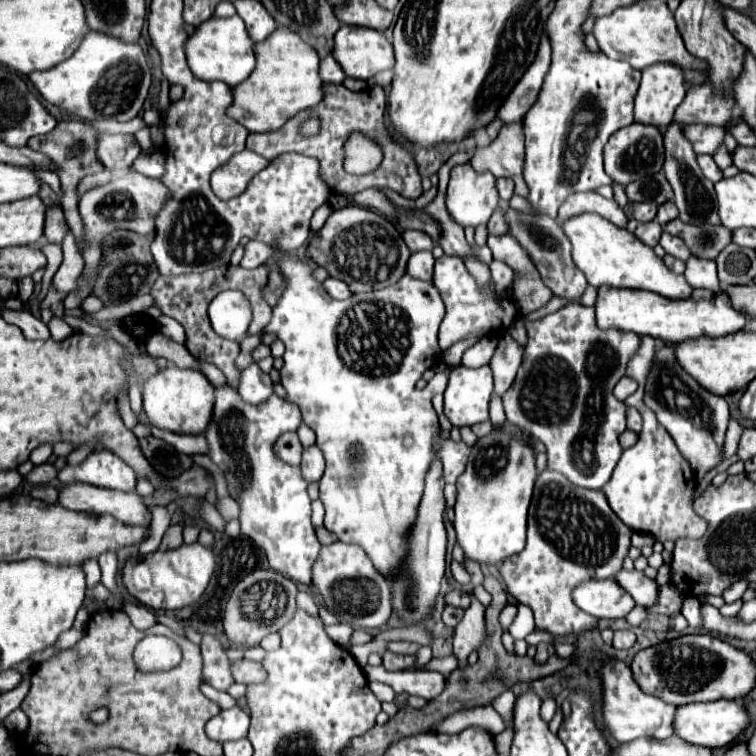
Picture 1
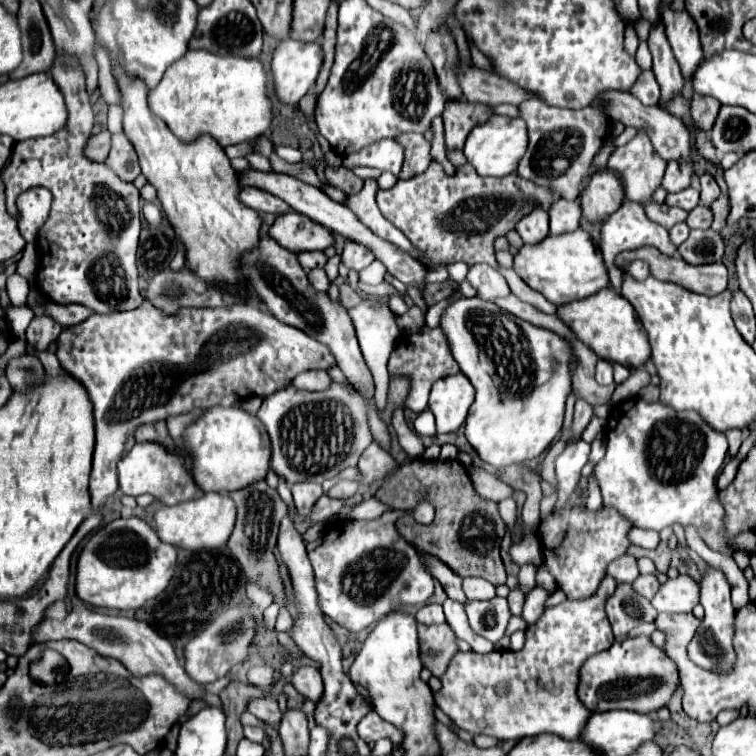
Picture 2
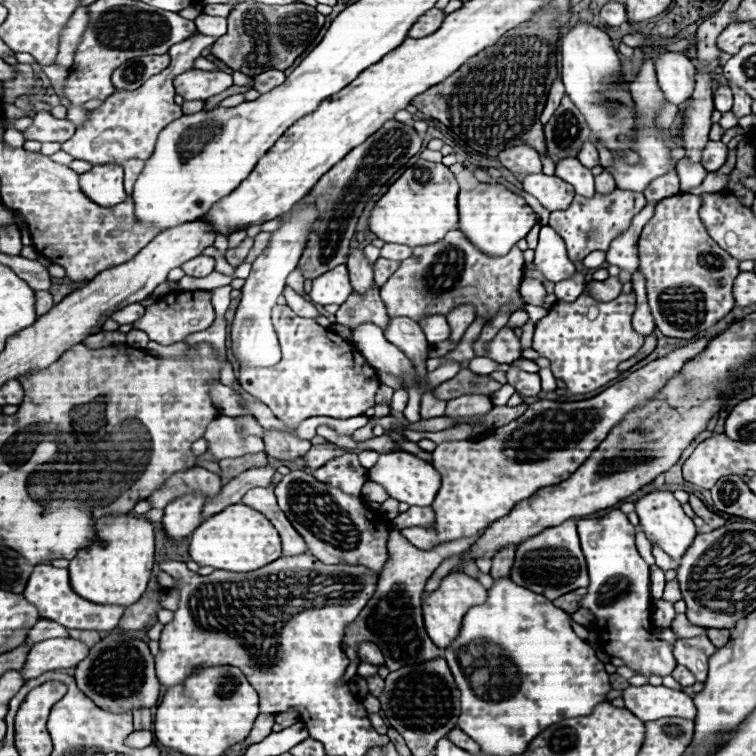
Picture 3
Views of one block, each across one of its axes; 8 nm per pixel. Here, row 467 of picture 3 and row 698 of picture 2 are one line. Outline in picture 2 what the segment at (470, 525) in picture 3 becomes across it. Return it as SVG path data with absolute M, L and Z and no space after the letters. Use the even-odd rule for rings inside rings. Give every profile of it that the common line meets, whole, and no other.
M608 576L604 578L604 586L600 586L600 590L596 592L596 598L590 598L588 602L566 600L554 608L548 608L536 624L526 628L526 644L518 652L494 650L490 654L476 654L470 650L454 654L446 672L440 676L442 688L434 694L436 706L470 734L488 734L496 736L498 740L522 740L526 736L538 734L580 738L590 718L590 710L578 698L580 668L590 656L608 650L614 642L614 634L604 612L604 602L614 592L614 588L616 582Z

